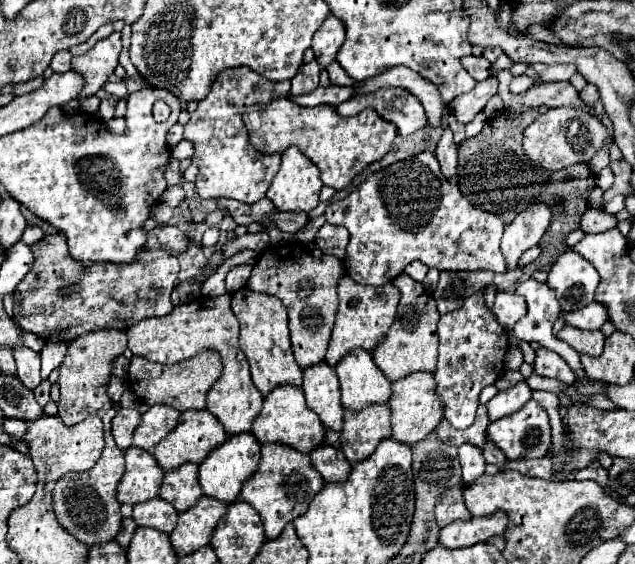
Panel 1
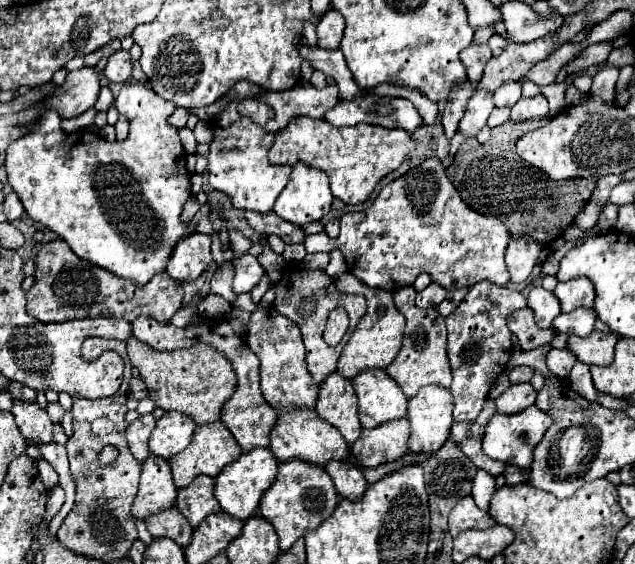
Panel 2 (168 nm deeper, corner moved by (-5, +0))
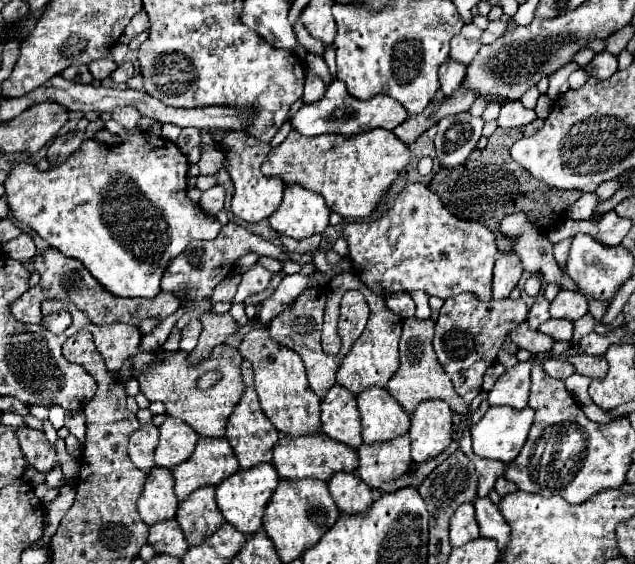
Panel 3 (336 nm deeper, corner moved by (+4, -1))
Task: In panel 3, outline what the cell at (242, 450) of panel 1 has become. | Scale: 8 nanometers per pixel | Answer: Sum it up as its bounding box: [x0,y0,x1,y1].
[216,463,280,535]

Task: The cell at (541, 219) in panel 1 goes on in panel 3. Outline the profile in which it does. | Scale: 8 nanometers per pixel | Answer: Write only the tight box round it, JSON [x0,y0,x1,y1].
[492,253,522,299]

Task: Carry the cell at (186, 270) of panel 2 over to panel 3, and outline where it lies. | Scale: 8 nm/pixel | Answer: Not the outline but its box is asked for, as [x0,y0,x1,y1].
[162,221,290,301]

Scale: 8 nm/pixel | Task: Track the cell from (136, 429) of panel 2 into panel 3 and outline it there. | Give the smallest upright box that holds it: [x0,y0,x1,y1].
[128,423,158,475]

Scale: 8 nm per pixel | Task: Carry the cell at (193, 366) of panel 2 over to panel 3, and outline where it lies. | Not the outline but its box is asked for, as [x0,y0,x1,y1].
[138,345,246,437]

